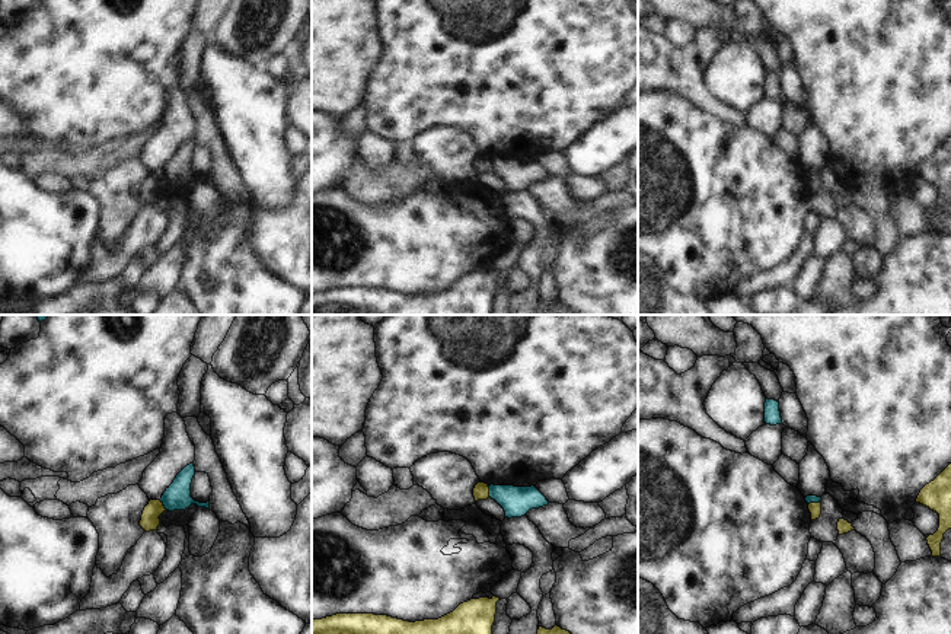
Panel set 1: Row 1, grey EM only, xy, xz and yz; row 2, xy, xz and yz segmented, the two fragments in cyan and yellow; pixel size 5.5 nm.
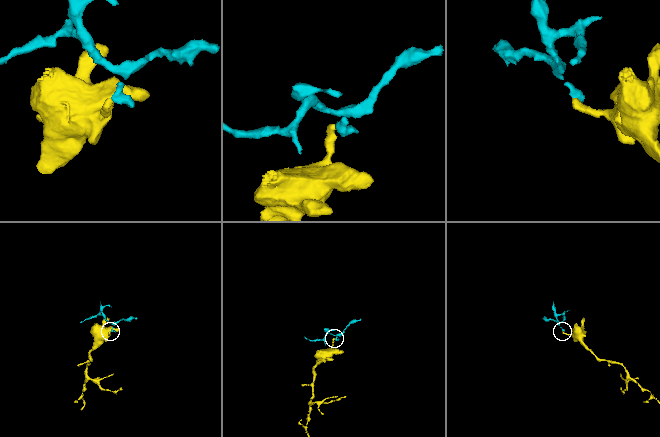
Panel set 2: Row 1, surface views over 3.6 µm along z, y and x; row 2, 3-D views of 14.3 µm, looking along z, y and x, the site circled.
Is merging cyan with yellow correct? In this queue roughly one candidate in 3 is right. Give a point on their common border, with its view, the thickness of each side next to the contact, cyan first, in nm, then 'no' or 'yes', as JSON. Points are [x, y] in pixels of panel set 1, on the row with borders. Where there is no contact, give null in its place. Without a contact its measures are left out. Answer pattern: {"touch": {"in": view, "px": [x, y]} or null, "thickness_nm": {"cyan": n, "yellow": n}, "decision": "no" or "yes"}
{"touch": {"in": "xz", "px": [490, 491]}, "thickness_nm": {"cyan": 160, "yellow": 90}, "decision": "no"}

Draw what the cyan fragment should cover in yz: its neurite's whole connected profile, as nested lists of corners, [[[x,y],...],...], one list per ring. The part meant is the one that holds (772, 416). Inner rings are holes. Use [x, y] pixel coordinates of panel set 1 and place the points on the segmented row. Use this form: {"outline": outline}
{"outline": [[[767,399],[765,402],[765,423],[770,426],[782,424],[779,402]]]}

